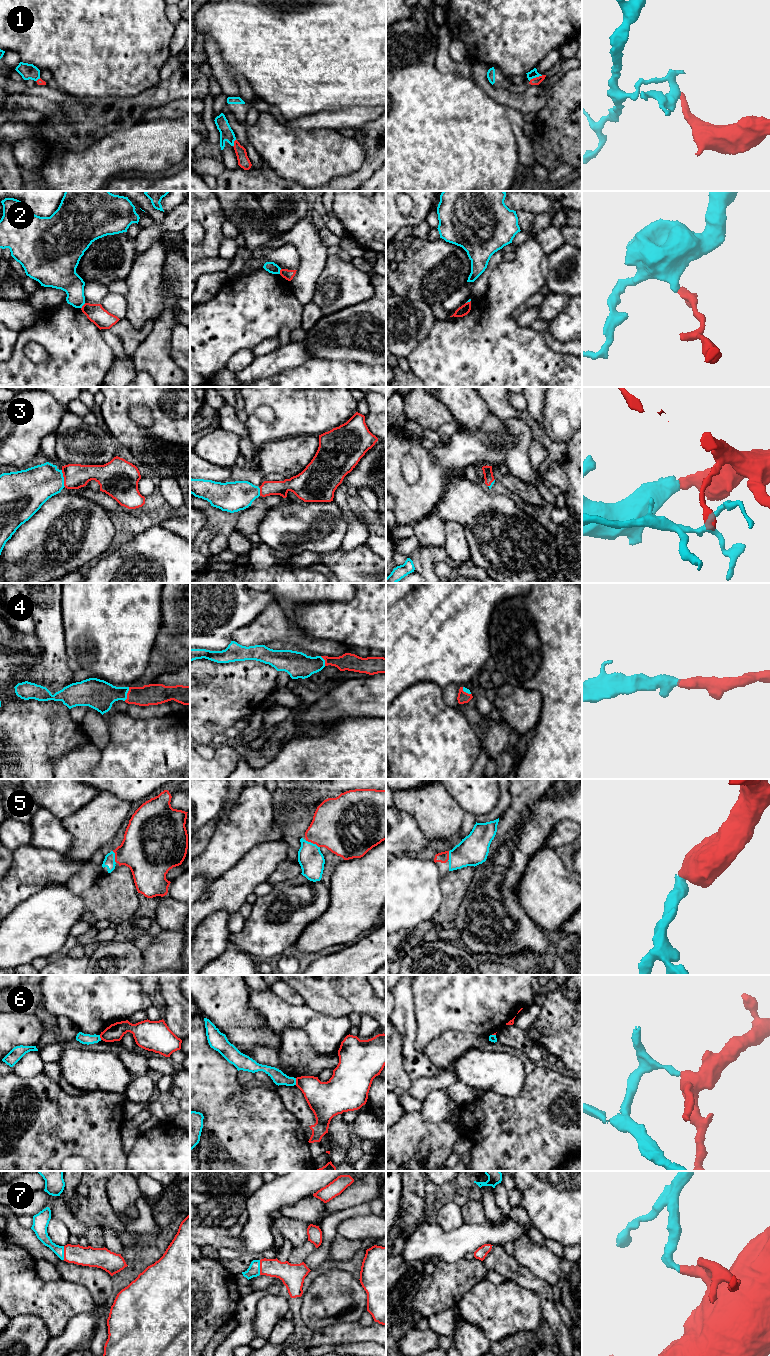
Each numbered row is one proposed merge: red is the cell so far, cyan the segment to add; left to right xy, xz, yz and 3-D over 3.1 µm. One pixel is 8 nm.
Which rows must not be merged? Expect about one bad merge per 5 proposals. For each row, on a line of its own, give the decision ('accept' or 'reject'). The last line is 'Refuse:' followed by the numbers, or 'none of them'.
1: reject
2: reject
3: accept
4: accept
5: accept
6: reject
7: accept
Refuse: 1, 2, 6

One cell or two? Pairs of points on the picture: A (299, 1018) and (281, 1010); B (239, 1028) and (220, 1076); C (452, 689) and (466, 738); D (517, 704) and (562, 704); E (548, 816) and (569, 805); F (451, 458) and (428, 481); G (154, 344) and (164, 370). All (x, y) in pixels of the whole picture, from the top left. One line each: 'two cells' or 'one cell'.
A: one cell
B: two cells
C: two cells
D: two cells
E: one cell
F: two cells
G: one cell

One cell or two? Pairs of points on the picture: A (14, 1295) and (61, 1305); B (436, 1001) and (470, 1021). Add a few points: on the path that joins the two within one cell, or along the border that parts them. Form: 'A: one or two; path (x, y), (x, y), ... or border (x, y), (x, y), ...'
A: one; path (26, 1295), (49, 1300)
B: one; path (444, 1001), (456, 1013), (462, 1013)

